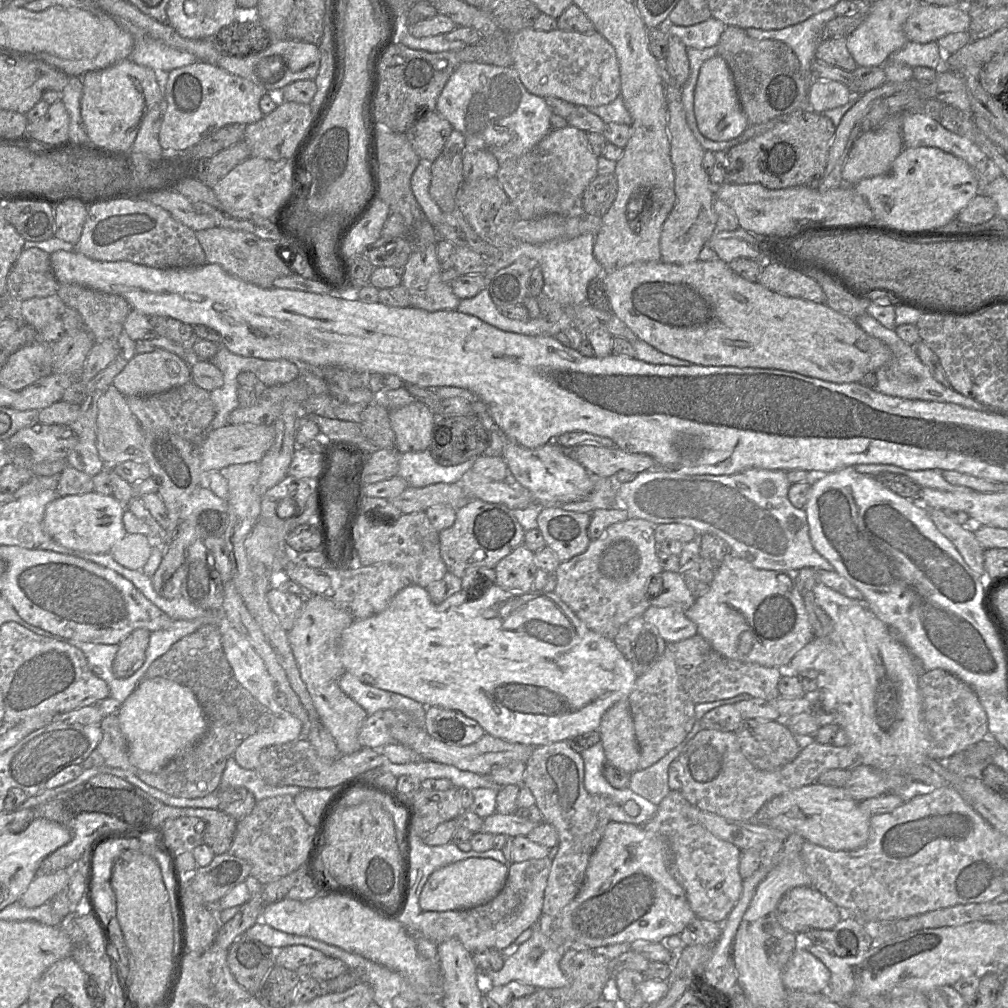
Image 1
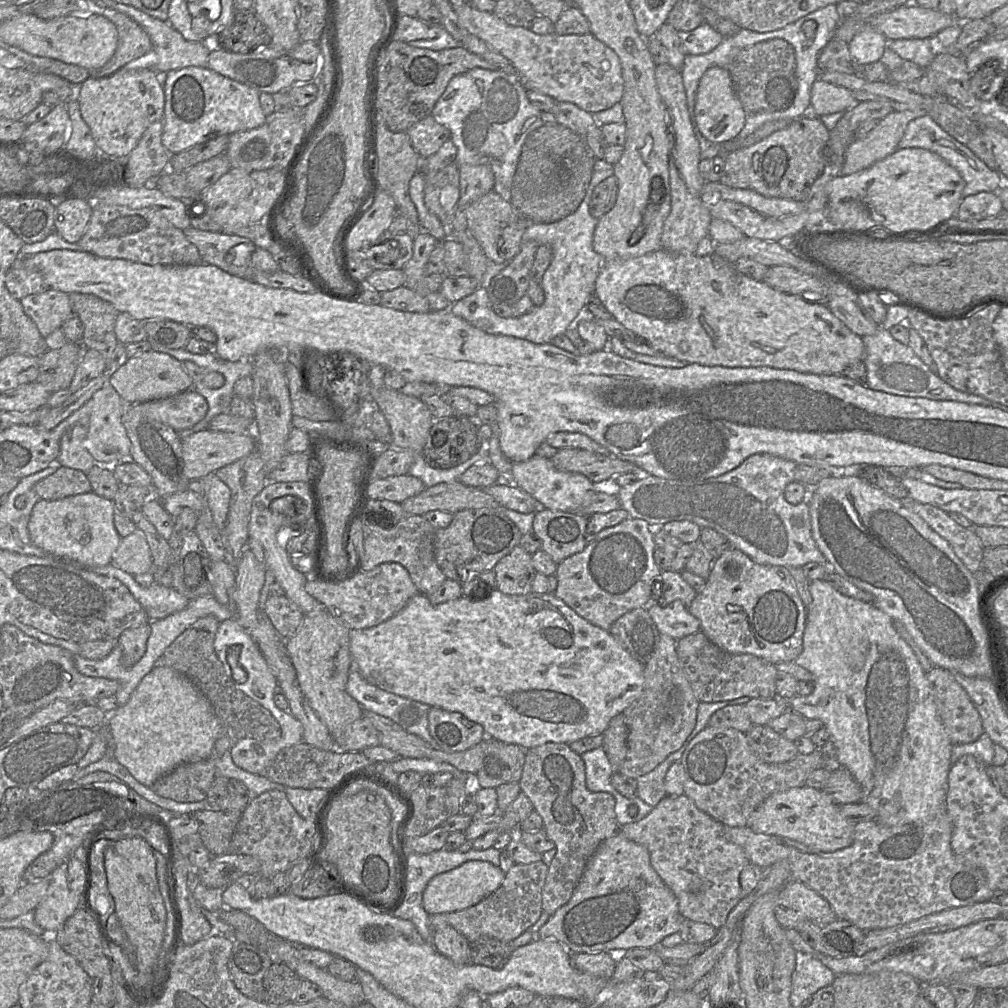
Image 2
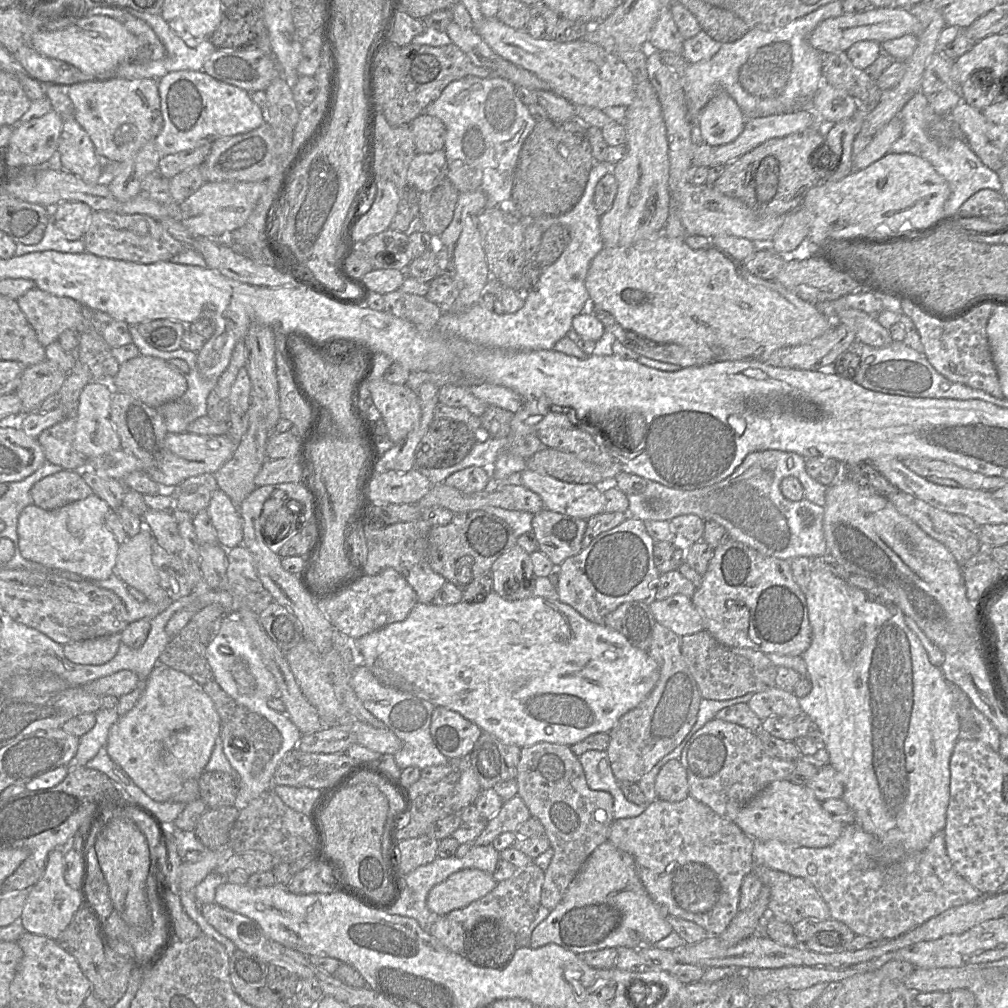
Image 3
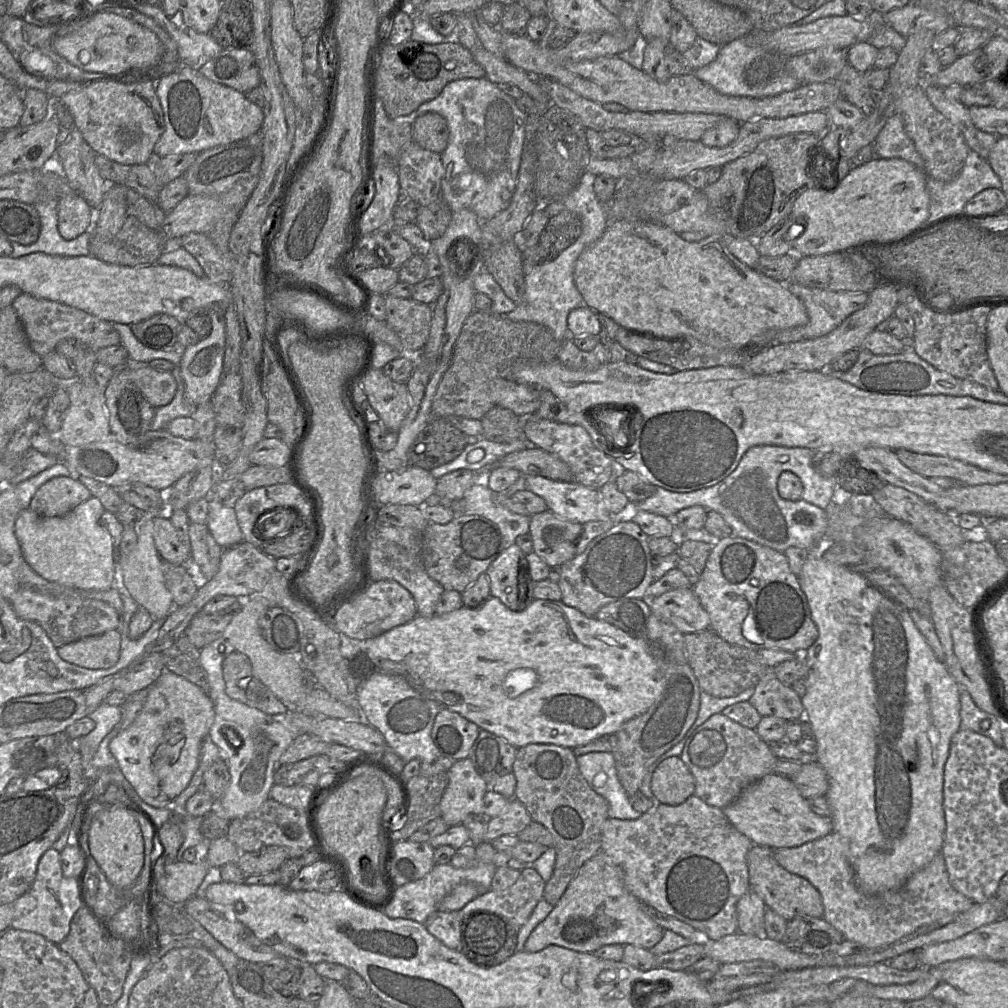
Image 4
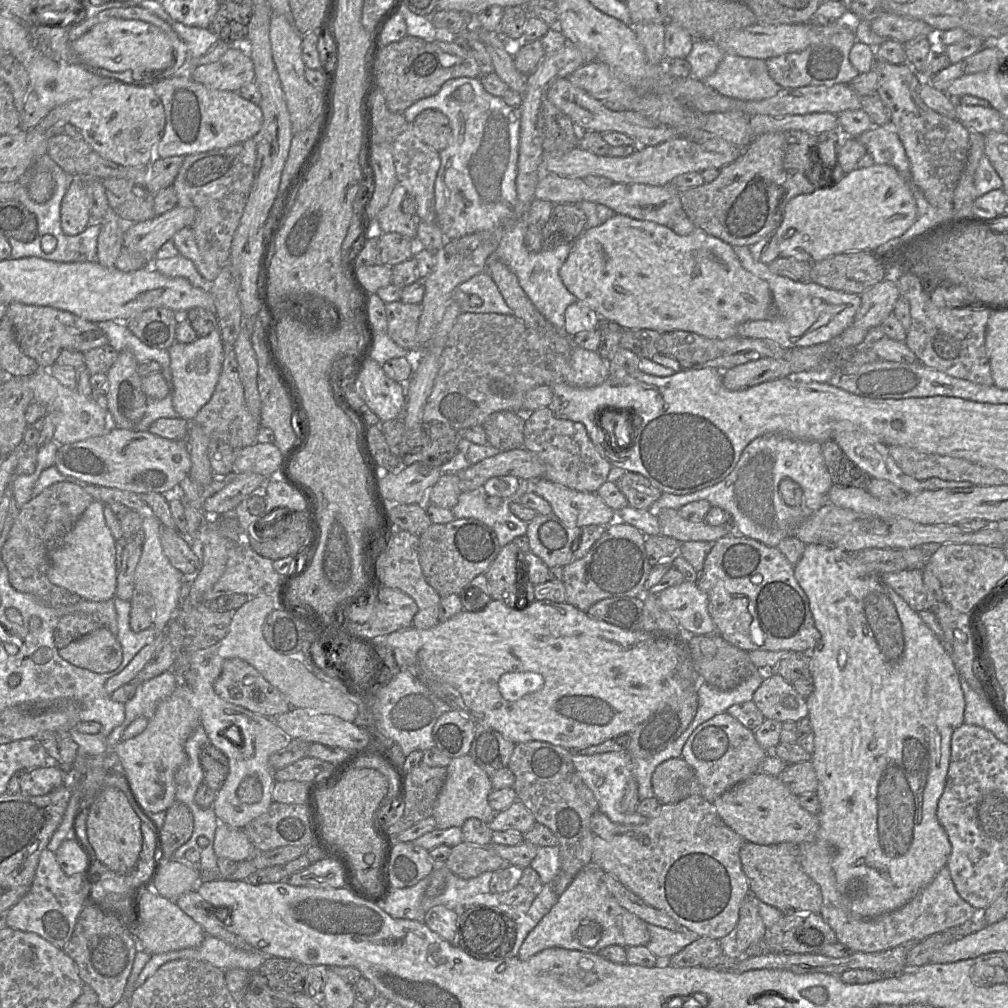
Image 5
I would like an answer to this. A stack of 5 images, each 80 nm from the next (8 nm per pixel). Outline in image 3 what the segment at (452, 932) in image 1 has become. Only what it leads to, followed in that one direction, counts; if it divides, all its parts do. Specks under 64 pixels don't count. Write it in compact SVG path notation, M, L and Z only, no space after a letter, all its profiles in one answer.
M535 864L516 868L510 878L497 883L496 887L484 897L464 908L453 910L446 916L460 923L465 931L472 929L483 917L492 917L517 934L521 929L529 926L537 915L541 906L544 877L545 872Z

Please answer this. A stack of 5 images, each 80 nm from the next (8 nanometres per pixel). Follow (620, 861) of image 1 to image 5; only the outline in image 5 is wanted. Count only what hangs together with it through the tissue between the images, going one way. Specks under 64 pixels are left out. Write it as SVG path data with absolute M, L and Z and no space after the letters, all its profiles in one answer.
M592 862L584 867L558 897L549 913L529 932L517 958L527 960L548 948L597 954L611 945L623 948L646 946L650 940L647 923L619 905L604 884L603 873L604 871Z

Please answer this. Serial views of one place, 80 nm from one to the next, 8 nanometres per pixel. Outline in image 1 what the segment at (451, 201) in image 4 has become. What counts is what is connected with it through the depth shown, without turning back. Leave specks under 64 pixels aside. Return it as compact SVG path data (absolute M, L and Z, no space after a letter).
M476 62L460 64L443 88L437 100L436 111L451 123L453 129L464 136L464 151L488 151L496 157L499 164L519 157L552 130L550 117L553 113L545 99L527 91L512 67Z

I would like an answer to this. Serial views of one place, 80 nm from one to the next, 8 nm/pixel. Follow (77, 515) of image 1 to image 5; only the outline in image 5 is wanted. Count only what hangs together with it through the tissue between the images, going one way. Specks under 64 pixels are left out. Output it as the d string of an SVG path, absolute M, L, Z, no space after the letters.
M93 500L49 556L48 578L51 583L92 601L111 600L116 593L115 542L105 523L104 506Z

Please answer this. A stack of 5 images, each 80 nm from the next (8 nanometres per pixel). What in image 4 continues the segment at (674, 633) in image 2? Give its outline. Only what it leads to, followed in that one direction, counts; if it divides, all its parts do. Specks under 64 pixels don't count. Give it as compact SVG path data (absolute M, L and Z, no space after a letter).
M693 587L674 589L653 598L651 612L674 625L684 635L710 629L708 613Z

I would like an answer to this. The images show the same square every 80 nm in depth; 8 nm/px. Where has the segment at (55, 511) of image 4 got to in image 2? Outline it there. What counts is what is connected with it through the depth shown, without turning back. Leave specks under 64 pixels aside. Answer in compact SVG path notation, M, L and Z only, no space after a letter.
M60 465L56 472L36 483L35 491L41 500L55 501L92 492L92 487L85 472Z

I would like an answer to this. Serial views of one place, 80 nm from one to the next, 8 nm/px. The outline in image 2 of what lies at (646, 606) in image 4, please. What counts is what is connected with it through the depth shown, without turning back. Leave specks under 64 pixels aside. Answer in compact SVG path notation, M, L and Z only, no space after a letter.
M641 607L625 613L612 624L609 630L630 655L643 665L651 658L660 638L657 626L650 617L647 609L648 607Z

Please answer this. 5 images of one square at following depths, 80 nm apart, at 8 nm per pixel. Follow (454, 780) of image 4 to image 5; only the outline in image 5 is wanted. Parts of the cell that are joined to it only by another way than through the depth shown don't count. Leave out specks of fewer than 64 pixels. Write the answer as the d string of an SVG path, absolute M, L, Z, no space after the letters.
M469 754L451 759L447 766L445 782L433 809L432 817L436 821L436 828L461 827L469 818L490 823L496 814L488 803L488 796L492 790L490 776L475 763Z

